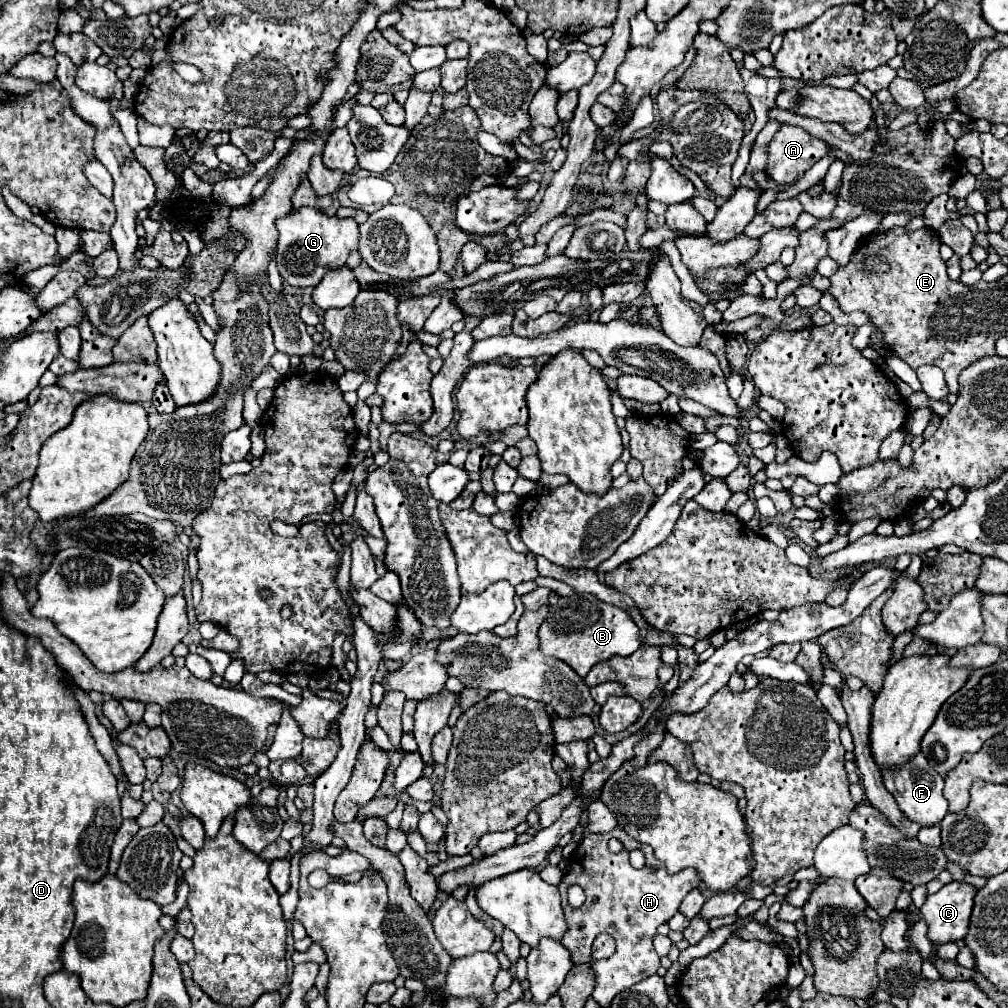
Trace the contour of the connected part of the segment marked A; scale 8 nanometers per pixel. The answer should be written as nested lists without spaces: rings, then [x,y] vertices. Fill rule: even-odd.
[[[783,124],[767,146],[767,176],[775,182],[797,180],[827,154],[827,144],[805,130]]]

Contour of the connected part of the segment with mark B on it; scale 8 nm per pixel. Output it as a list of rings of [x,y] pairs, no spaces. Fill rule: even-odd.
[[[593,594],[559,598],[555,606],[549,606],[549,612],[539,628],[539,640],[543,654],[567,662],[581,678],[585,678],[595,664],[613,656],[629,656],[641,646],[639,628],[629,612],[597,600]]]

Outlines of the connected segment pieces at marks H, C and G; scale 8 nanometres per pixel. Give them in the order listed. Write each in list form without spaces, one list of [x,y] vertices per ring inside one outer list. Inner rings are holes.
[[[621,826],[613,828],[613,832],[607,834],[585,832],[583,842],[569,858],[569,870],[563,876],[563,882],[559,884],[563,912],[567,920],[567,932],[561,942],[567,950],[571,950],[571,958],[575,964],[587,962],[595,970],[597,984],[593,990],[593,998],[601,1006],[607,1006],[617,992],[657,972],[659,956],[653,950],[653,936],[657,932],[657,926],[669,922],[677,914],[677,908],[687,896],[687,892],[697,888],[699,884],[701,878],[693,868],[687,868],[677,874],[667,874],[665,866],[661,866],[653,856],[653,850],[627,836]],[[609,838],[617,838],[623,842],[623,850],[619,854],[613,854],[609,850]],[[631,850],[641,850],[645,854],[647,864],[641,870],[635,870],[629,864]],[[571,884],[581,886],[587,896],[585,904],[577,910],[571,908],[567,902],[567,888]],[[599,934],[609,934],[611,938],[615,938],[615,954],[607,960],[591,960],[591,944]]]
[[[949,882],[939,892],[927,896],[919,912],[929,924],[927,936],[931,942],[945,944],[965,938],[975,892],[977,888],[967,882]]]
[[[305,206],[291,210],[289,216],[277,220],[279,244],[277,244],[277,268],[283,280],[291,286],[307,288],[317,286],[327,270],[341,268],[351,250],[359,246],[359,226],[353,218],[327,216],[325,212]]]

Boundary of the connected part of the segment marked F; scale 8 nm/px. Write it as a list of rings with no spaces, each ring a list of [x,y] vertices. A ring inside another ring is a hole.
[[[917,752],[917,756],[913,756],[913,760],[907,760],[905,764],[901,764],[901,768],[893,768],[893,772],[885,772],[883,784],[893,794],[901,812],[909,820],[919,822],[921,826],[933,826],[945,818],[947,800],[943,798],[943,778],[929,766],[923,752]]]

